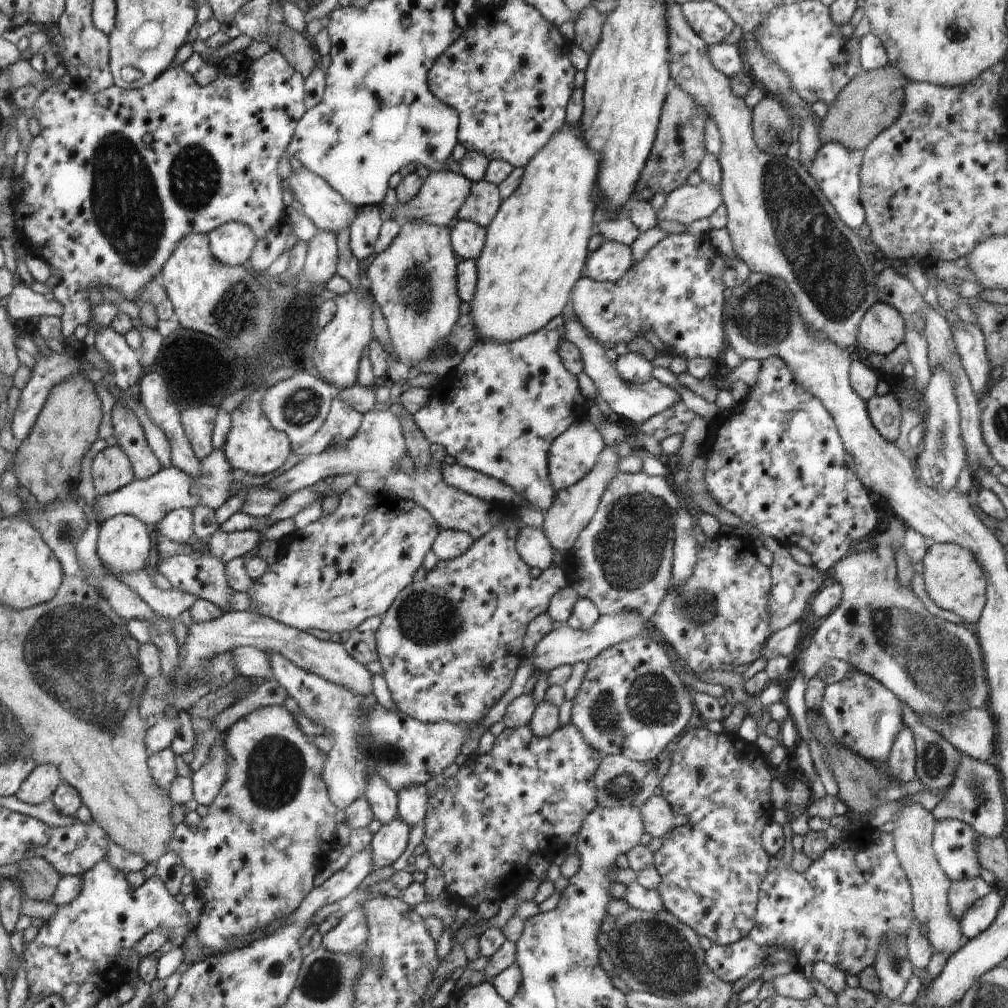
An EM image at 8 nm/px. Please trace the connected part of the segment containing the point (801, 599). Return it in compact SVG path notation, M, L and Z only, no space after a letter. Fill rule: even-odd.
M763 536L760 544L772 552L773 563L769 567L771 572L771 595L769 596L769 611L772 614L770 627L774 632L790 626L803 618L808 610L810 600L830 580L828 573L819 571L814 566L798 564L789 551L789 546L772 537Z

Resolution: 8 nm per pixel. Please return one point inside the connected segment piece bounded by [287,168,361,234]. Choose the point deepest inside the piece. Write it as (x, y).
(327, 208)

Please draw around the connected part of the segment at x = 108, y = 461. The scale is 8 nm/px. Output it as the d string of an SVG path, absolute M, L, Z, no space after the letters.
M118 445L106 447L92 461L93 485L98 495L107 495L124 489L136 480L133 465Z

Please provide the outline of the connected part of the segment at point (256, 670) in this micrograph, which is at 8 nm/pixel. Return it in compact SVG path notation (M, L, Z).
M238 647L232 649L228 654L233 655L233 666L237 674L244 679L258 677L264 680L272 678L271 666L266 654L254 647Z

